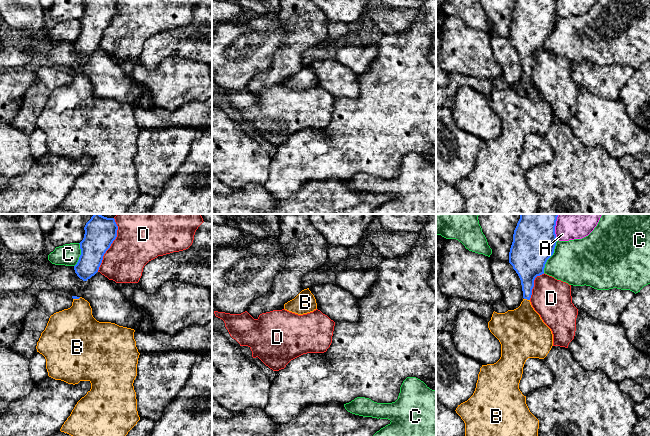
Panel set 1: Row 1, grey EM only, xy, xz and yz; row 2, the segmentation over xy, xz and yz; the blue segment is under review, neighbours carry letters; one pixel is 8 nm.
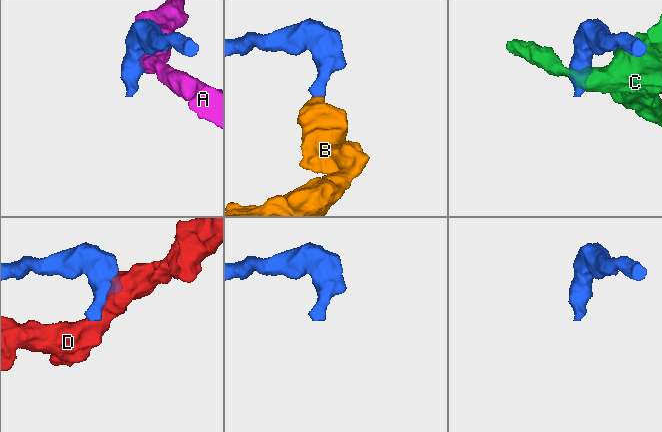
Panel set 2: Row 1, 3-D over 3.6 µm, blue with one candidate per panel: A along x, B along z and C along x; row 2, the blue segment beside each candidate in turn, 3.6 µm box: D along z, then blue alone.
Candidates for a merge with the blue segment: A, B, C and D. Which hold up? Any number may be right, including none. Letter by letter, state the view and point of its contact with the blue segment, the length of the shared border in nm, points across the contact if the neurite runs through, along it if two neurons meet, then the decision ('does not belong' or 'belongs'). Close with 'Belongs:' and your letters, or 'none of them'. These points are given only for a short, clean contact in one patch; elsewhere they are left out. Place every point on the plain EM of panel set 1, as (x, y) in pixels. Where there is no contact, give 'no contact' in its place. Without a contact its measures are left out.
A: meets blue in yz at (554, 8); contact 130 nm long; does not belong
B: meets blue in yz at (527, 75); contact 50 nm long; runs through yz (528, 44), (527, 75), (522, 105); belongs
C: meets blue in yz at (551, 31); contact 280 nm long; does not belong
D: meets blue in xy at (109, 23); contact 420 nm long; does not belong
Belongs: B

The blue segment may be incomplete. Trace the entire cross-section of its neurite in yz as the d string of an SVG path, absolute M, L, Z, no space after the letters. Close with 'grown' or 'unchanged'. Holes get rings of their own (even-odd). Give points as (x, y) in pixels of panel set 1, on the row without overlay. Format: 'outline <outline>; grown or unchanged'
outline M517 0L509 28L509 39L518 50L523 77L514 86L493 88L490 108L501 120L501 133L494 140L482 141L473 171L458 181L456 189L465 199L465 214L537 214L539 196L530 188L526 172L519 165L523 143L528 134L544 135L553 122L551 105L531 81L530 74L537 52L544 50L547 36L556 22L556 0Z; grown

